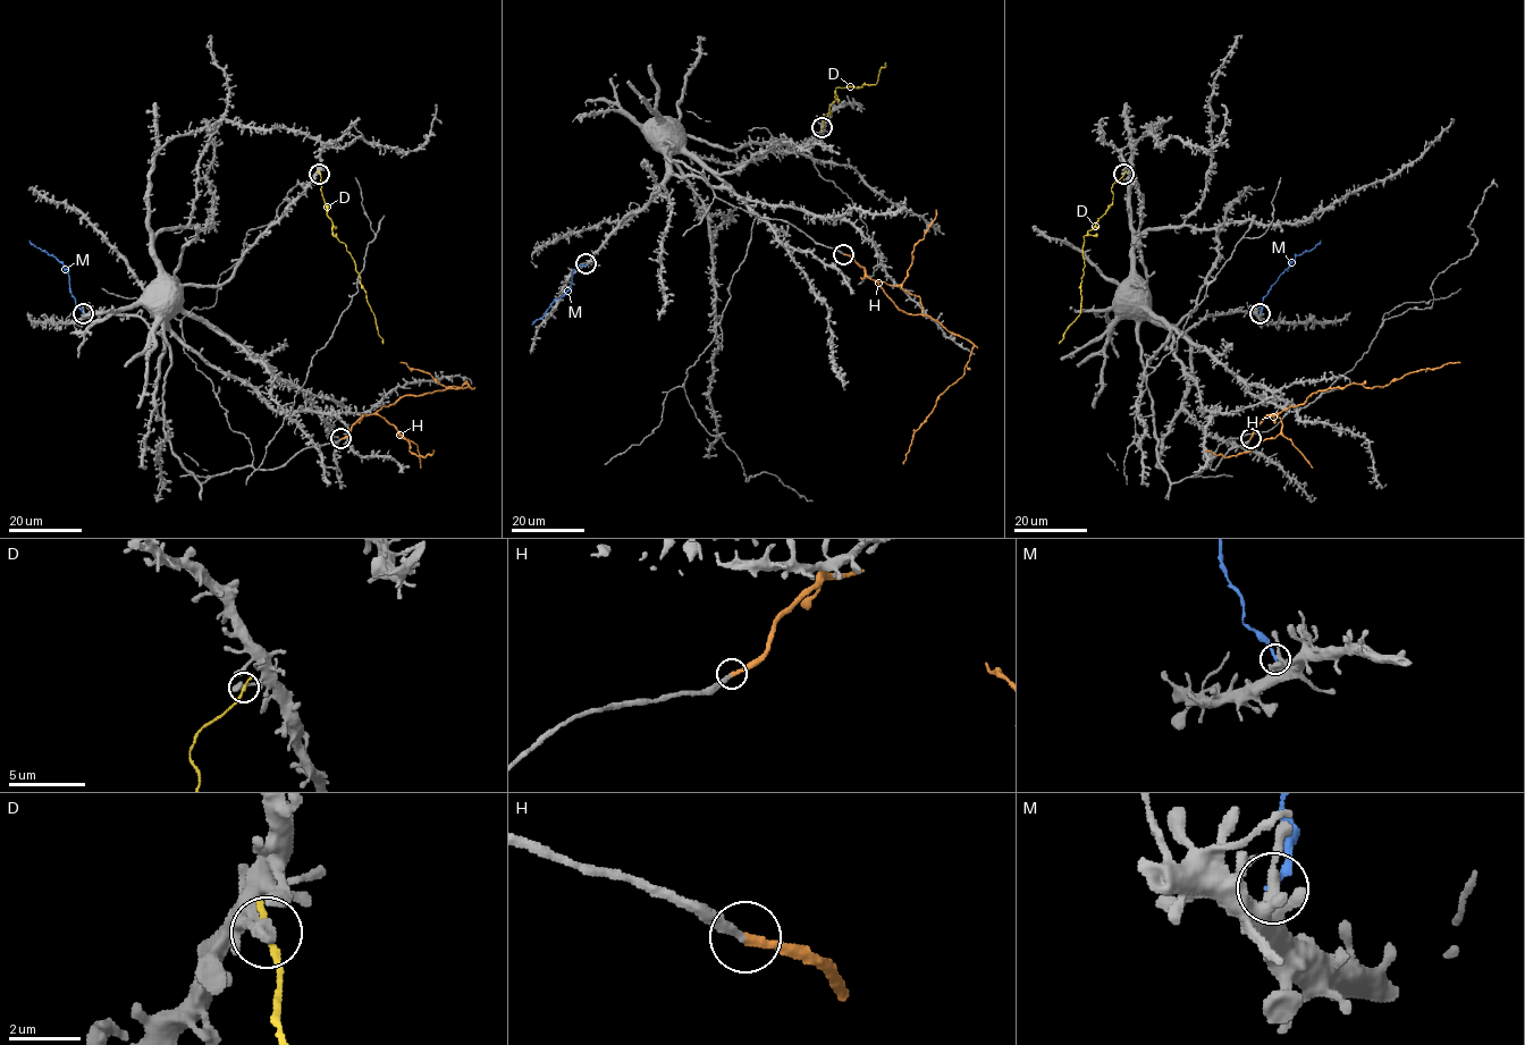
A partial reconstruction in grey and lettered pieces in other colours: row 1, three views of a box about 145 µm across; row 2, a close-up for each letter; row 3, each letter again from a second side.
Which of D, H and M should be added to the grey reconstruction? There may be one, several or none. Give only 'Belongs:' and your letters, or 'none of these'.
Belongs: H

